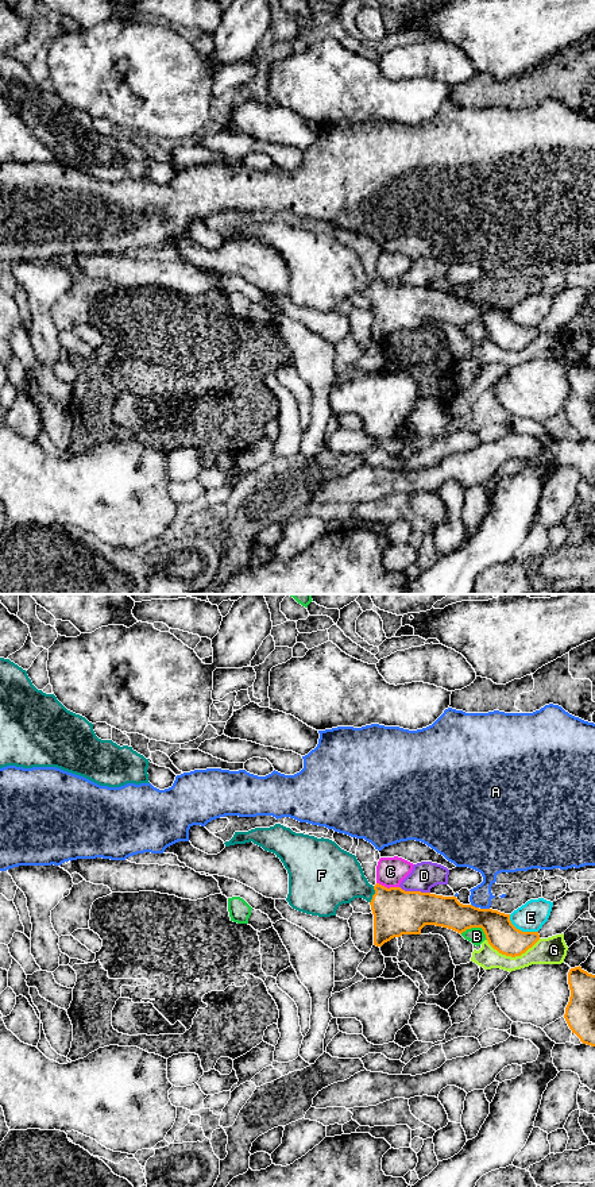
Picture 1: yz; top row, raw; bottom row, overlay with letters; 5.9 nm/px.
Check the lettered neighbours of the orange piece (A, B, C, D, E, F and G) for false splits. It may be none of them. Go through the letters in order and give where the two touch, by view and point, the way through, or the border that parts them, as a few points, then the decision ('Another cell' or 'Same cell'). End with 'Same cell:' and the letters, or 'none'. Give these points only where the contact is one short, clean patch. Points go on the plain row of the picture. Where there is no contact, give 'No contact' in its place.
A: Touches orange at yz (485, 304). Another cell
B: Touches orange at yz (476, 322). Another cell
C: Touches orange at yz (386, 282). Another cell
D: Touches orange at yz (414, 286). Boundary: yz (400, 281), (405, 285), (429, 288). Another cell
E: Touches orange at yz (521, 326). Another cell
F: Touches orange at yz (374, 289). Path across: yz (395, 307), (374, 289), (336, 272). Same cell
G: Touches orange at yz (513, 351). Another cell
Same cell: F

